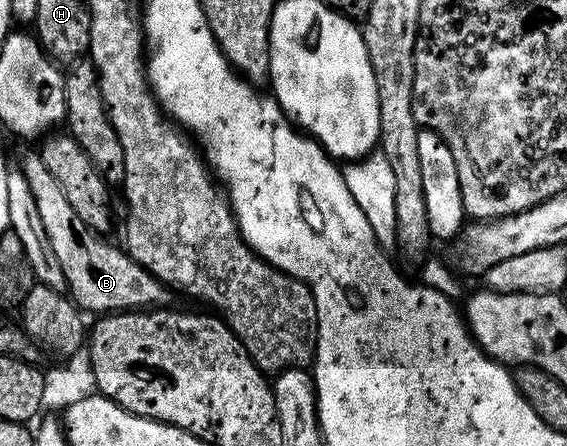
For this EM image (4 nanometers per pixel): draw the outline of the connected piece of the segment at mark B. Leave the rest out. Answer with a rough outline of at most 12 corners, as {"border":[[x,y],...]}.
{"border":[[39,154],[22,170],[81,312],[152,309],[169,290],[85,234]]}

